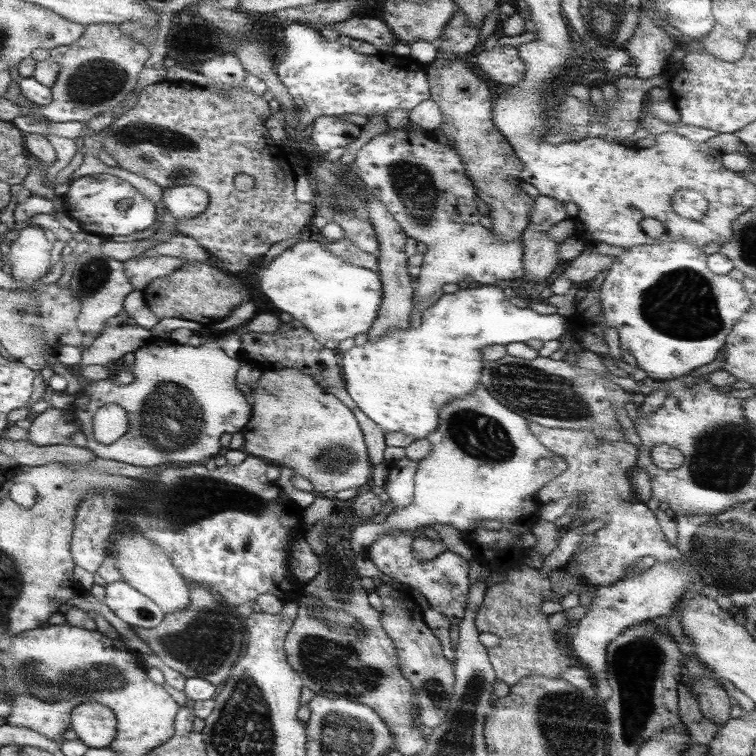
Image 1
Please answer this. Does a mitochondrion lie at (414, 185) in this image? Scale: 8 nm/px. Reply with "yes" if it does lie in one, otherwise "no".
yes

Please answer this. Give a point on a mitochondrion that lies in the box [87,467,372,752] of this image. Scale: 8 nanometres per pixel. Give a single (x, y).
(210, 639)

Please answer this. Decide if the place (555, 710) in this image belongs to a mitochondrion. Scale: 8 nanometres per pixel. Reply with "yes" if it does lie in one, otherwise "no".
yes

